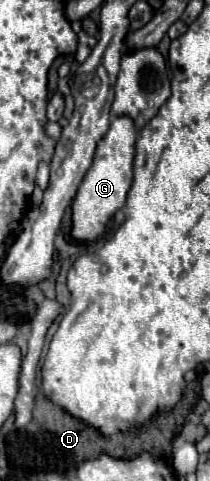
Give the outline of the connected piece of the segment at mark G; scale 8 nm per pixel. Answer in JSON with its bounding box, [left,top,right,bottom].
[69,117,137,243]

